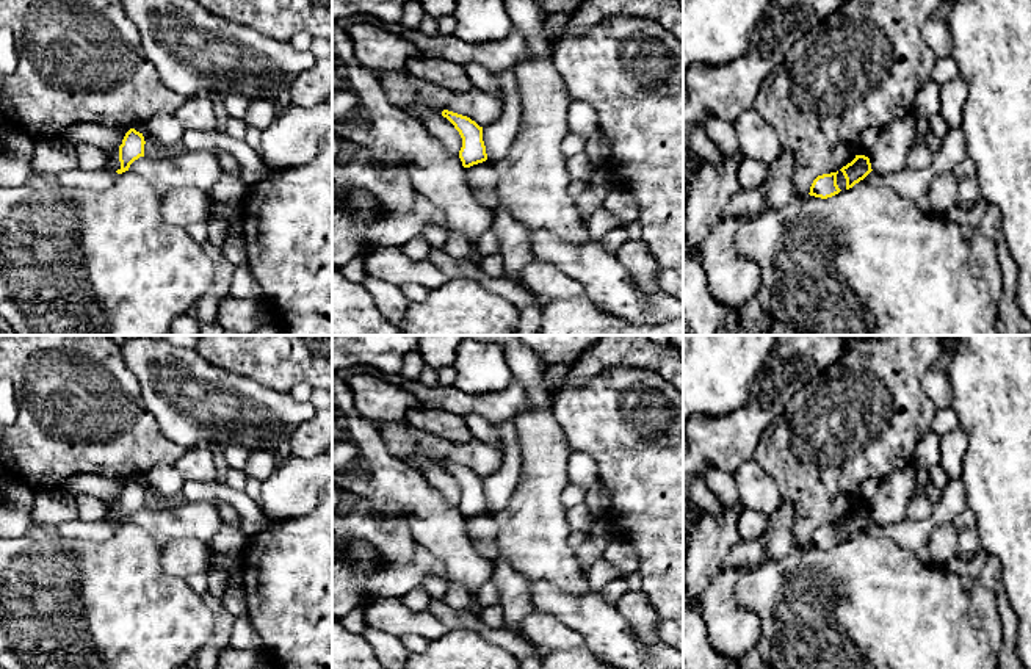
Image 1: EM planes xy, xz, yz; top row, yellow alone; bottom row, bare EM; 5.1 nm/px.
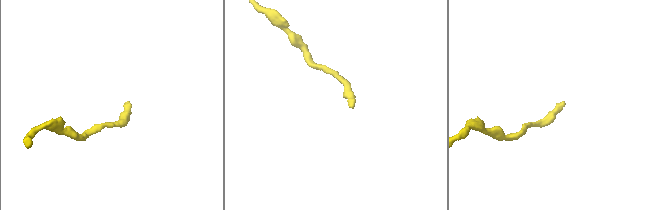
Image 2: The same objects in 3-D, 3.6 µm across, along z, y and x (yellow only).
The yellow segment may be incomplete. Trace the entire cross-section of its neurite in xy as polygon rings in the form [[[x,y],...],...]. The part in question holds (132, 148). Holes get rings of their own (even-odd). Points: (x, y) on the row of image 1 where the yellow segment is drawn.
[[[130,128],[125,133],[122,144],[119,146],[121,168],[116,171],[118,174],[128,171],[135,160],[144,157],[144,144],[146,141],[143,133],[136,132],[135,128]]]

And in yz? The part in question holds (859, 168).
[[[856,155],[856,158],[840,169],[846,179],[846,190],[863,180],[873,169],[870,158]]]

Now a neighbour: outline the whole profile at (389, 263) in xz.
[[[381,246],[364,255],[368,273],[385,282],[403,287],[418,284],[425,288],[442,285],[448,277],[429,260],[412,260],[400,248]]]

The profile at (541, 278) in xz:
[[[544,260],[523,266],[520,277],[530,293],[550,301],[578,298],[586,293],[577,279]]]

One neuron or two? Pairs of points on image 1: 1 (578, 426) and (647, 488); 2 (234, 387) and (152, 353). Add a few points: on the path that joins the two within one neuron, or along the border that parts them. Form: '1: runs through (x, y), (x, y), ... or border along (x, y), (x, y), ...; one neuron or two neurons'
1: runs through (596, 436), (630, 470); one neuron
2: runs through (213, 387), (187, 387), (173, 373); one neuron

